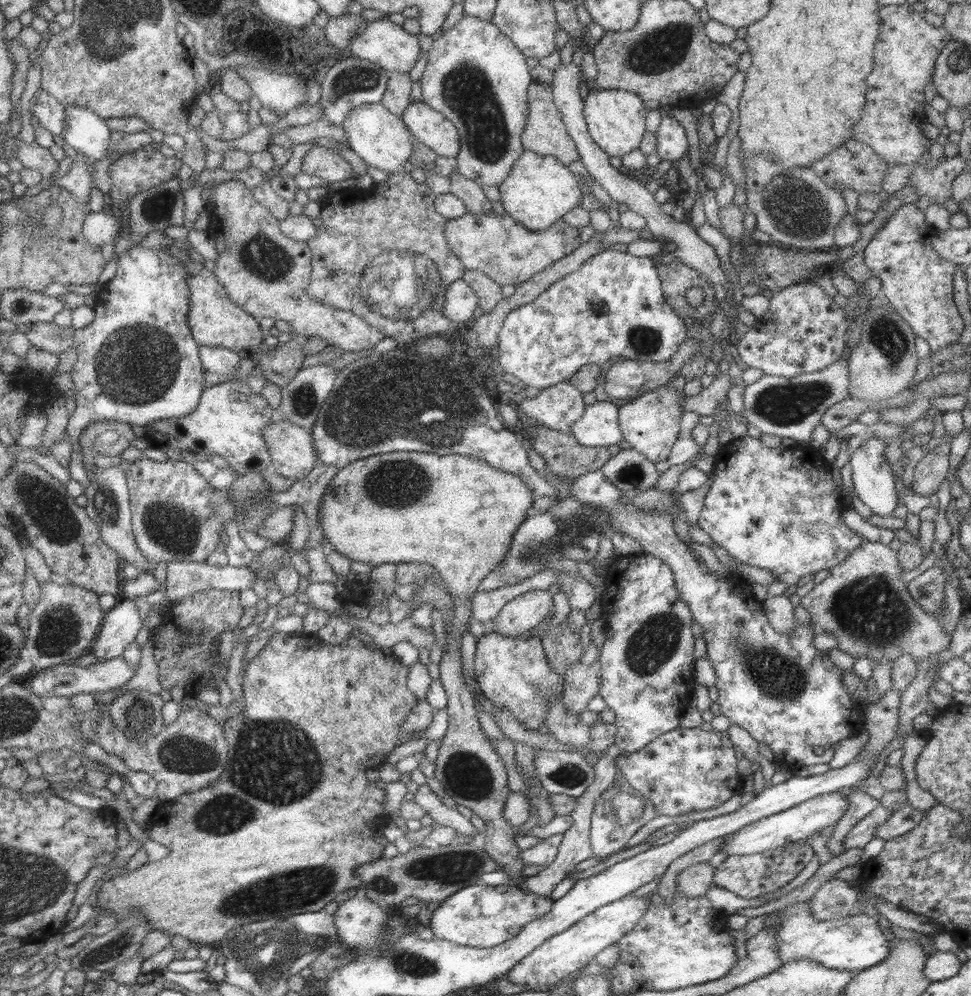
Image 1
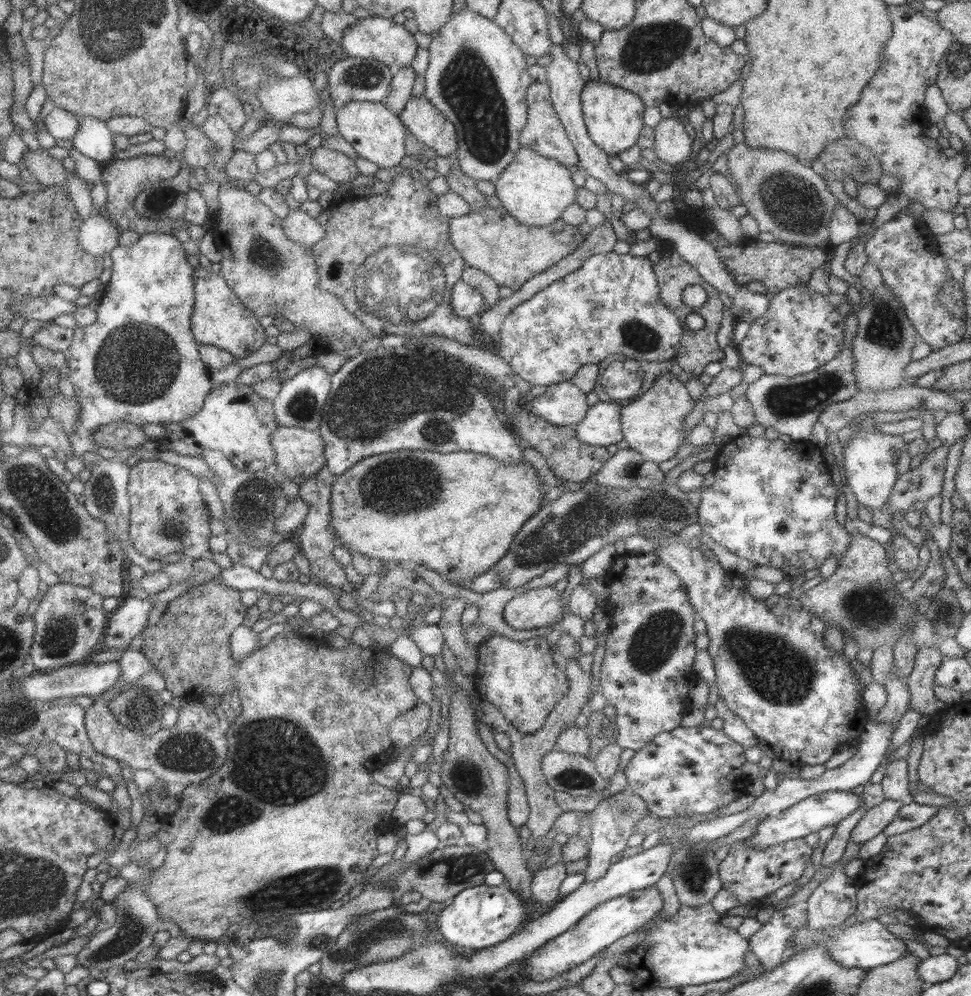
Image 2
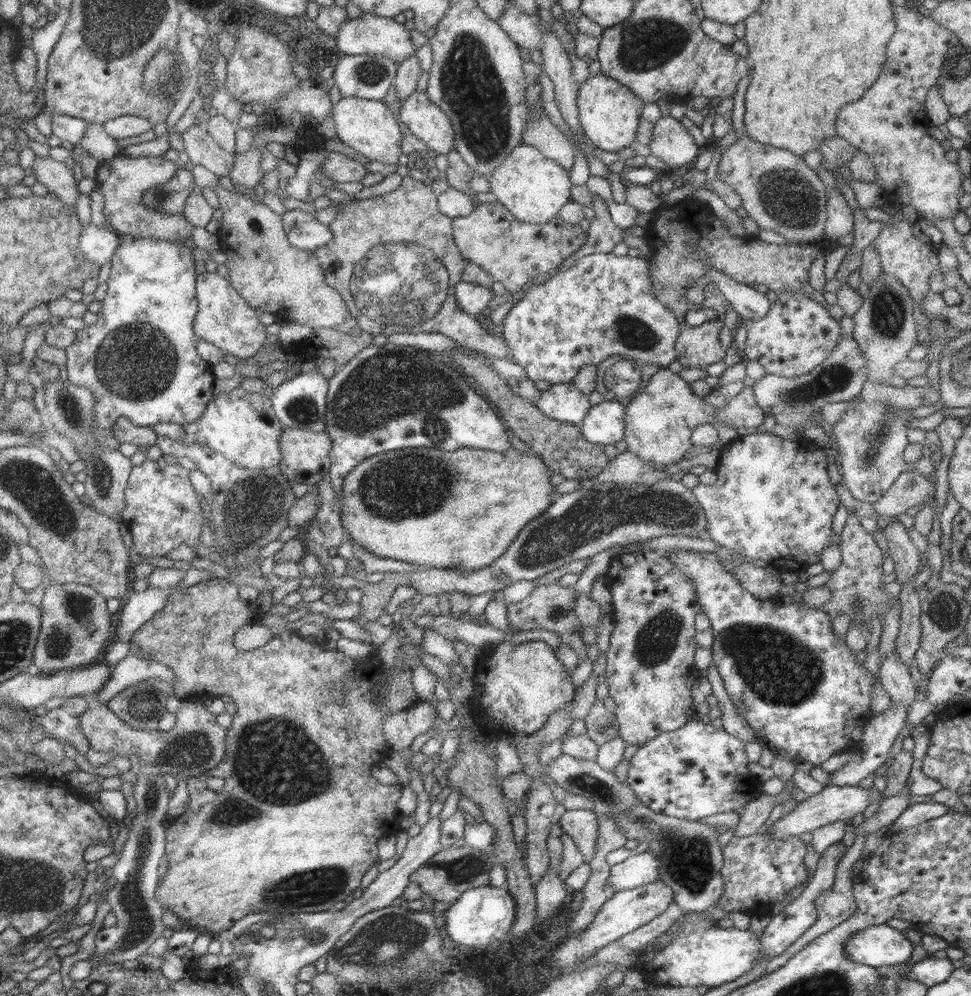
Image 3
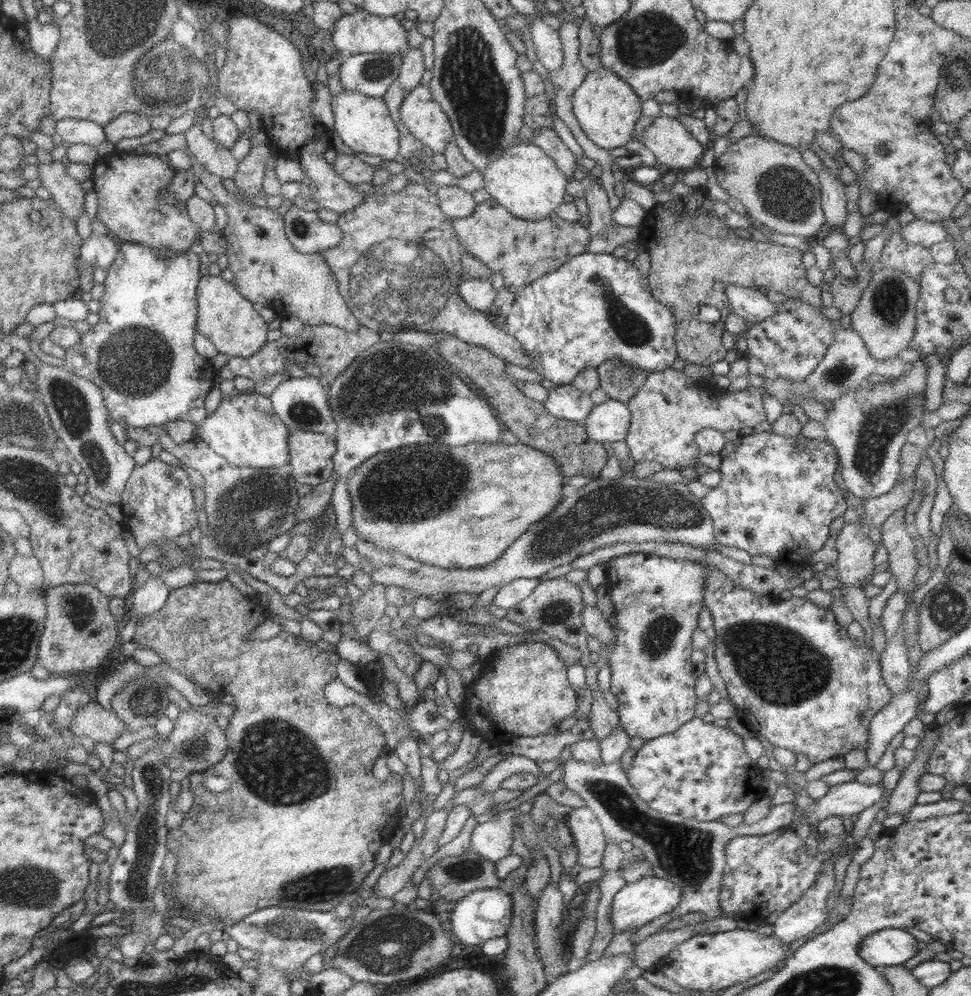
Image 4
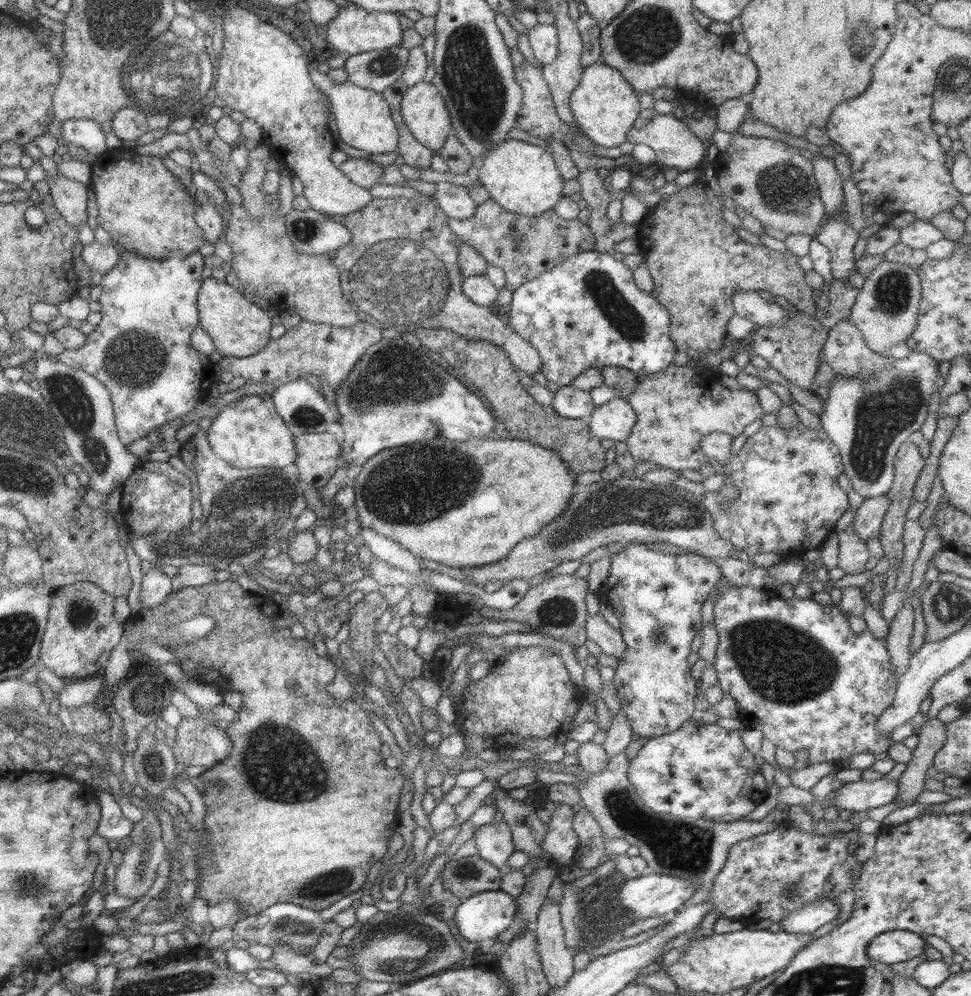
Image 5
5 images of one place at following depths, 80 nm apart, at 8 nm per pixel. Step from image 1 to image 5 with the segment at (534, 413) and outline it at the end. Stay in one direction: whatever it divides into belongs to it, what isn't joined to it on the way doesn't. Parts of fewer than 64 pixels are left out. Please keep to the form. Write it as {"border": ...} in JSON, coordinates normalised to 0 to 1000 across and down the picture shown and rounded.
{"border":[[[584,387],[570,394],[567,412],[578,419],[606,421],[612,410],[605,393]]]}

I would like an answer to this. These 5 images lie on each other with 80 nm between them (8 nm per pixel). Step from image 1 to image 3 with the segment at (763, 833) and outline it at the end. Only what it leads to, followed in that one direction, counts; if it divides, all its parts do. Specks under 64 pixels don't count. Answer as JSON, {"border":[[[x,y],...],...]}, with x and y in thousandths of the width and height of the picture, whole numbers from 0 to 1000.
{"border":[[[883,787],[881,789],[850,788],[846,794],[825,803],[815,815],[811,815],[800,825],[796,825],[788,837],[794,842],[804,843],[813,839],[824,840],[850,827],[883,823],[896,805],[894,793],[884,790]]]}

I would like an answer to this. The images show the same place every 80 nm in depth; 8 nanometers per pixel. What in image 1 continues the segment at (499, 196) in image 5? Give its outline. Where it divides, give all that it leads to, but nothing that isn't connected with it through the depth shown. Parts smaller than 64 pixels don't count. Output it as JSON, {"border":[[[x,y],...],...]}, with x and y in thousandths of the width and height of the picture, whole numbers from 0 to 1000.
{"border":[[[540,151],[528,164],[522,179],[513,187],[513,193],[516,207],[530,223],[545,231],[561,231],[597,205],[599,194],[596,187],[597,181],[584,170],[583,165],[568,157],[555,157],[546,151]]]}

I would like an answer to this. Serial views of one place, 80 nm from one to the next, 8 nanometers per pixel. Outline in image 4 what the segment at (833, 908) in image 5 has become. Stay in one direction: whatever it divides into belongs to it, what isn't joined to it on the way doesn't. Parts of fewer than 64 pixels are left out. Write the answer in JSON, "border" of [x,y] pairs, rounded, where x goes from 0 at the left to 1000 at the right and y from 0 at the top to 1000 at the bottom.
{"border":[[[858,863],[848,867],[839,888],[823,904],[801,917],[795,928],[795,938],[802,947],[823,947],[852,922],[851,900],[860,891],[858,867]]]}

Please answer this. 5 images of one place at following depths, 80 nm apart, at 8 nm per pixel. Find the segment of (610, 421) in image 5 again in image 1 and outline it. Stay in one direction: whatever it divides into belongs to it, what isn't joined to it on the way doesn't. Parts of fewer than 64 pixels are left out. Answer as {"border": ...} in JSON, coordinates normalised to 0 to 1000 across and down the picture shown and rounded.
{"border":[[[613,404],[602,408],[600,418],[587,428],[592,442],[602,449],[625,449],[636,446],[641,434],[636,425],[636,410],[629,404]]]}

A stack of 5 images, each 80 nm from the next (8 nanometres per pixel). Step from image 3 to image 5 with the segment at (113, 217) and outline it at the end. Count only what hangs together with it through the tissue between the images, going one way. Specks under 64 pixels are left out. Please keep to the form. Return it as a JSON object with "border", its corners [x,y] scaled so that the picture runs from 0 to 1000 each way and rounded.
{"border":[[[127,148],[118,150],[109,150],[104,156],[99,156],[99,160],[94,165],[94,181],[92,188],[97,192],[99,197],[99,206],[101,207],[101,215],[99,217],[100,226],[108,231],[117,245],[124,246],[129,252],[141,252],[143,255],[156,259],[172,259],[174,257],[189,258],[196,253],[203,252],[203,249],[212,243],[209,232],[202,226],[199,221],[200,200],[191,192],[191,188],[186,186],[182,180],[167,164],[162,157],[147,157],[139,154],[138,151]]]}

